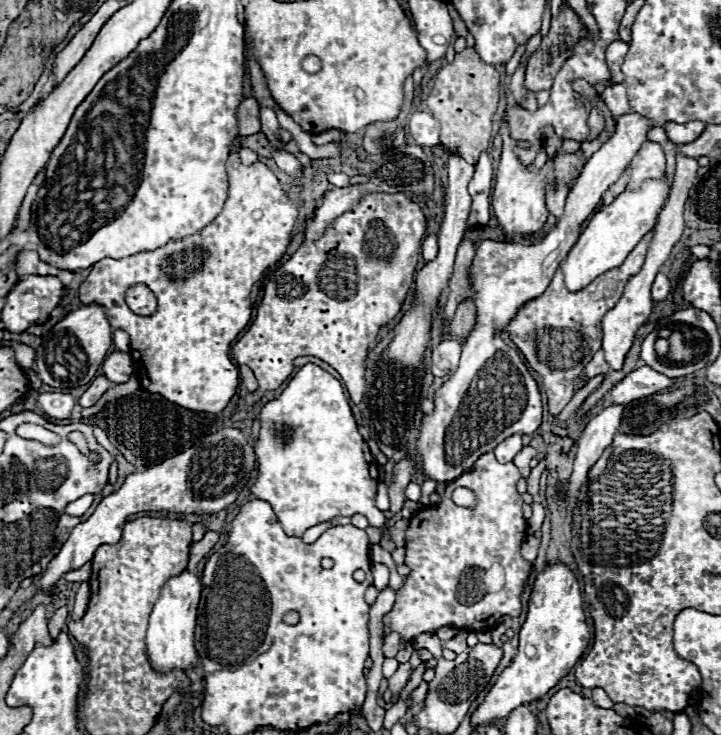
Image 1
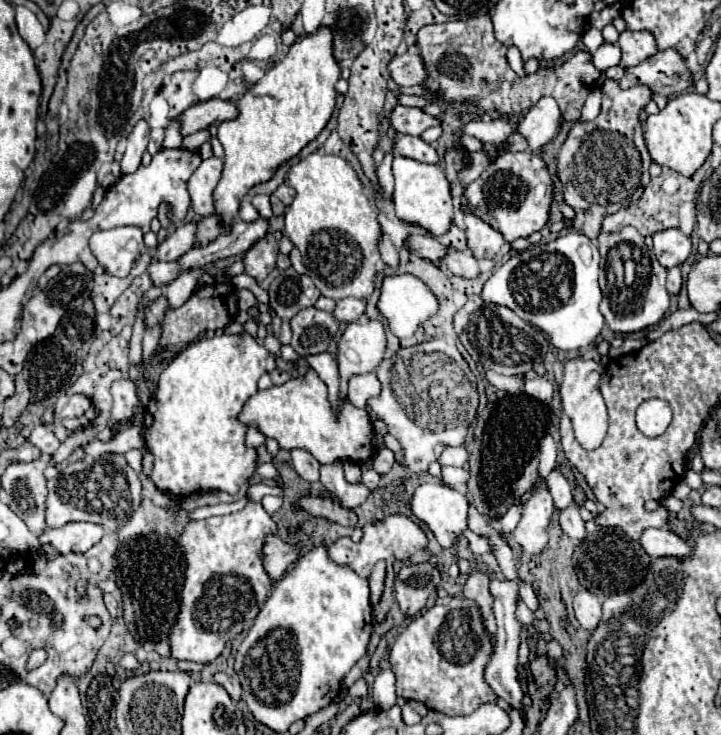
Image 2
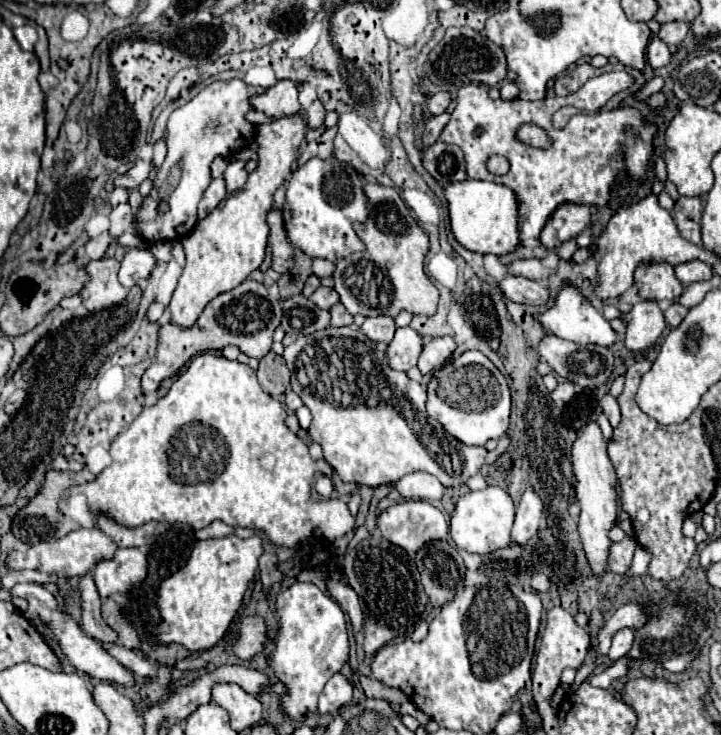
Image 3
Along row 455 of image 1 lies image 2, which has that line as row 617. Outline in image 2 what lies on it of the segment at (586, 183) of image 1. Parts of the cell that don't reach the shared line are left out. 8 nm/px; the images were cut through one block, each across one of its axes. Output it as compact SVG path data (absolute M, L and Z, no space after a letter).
M462 594L454 596L446 606L432 606L416 616L408 628L396 638L390 648L390 668L396 676L396 694L406 700L418 700L428 708L444 712L446 716L468 716L478 706L496 702L498 696L484 680L484 668L494 654L494 638L482 622L480 606Z

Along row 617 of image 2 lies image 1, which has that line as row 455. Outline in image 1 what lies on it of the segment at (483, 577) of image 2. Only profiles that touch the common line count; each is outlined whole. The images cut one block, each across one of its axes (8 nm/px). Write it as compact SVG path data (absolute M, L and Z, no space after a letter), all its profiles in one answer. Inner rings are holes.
M486 452L486 456L480 456L474 462L474 468L470 472L464 472L462 476L458 476L458 480L446 486L442 502L436 508L420 510L416 516L412 516L406 530L404 556L404 564L410 568L410 574L404 580L402 588L396 592L392 610L384 614L382 626L388 626L390 632L398 632L400 638L412 642L416 636L436 632L442 626L486 630L494 626L496 618L500 616L516 618L520 614L520 594L532 572L532 564L520 556L520 544L526 538L526 520L522 516L524 502L516 492L516 484L520 478L522 476L512 462L500 464L492 452ZM458 486L474 490L474 494L478 496L476 508L462 508L452 502L450 494Z

